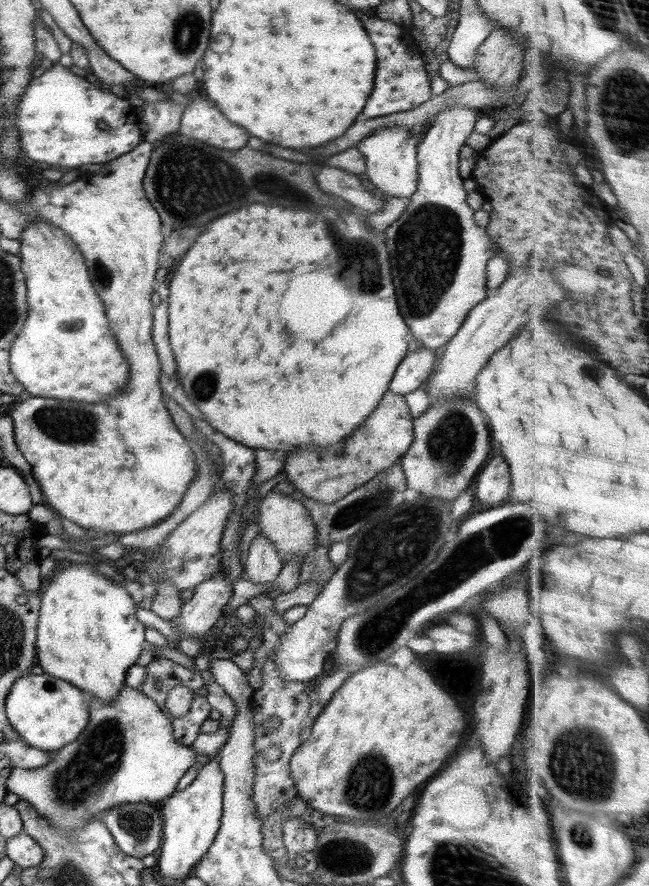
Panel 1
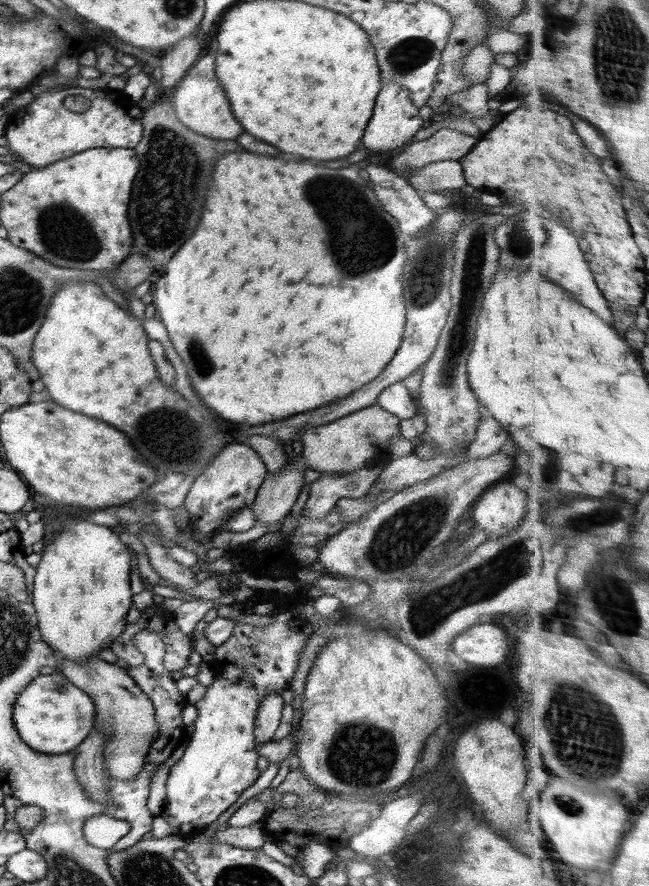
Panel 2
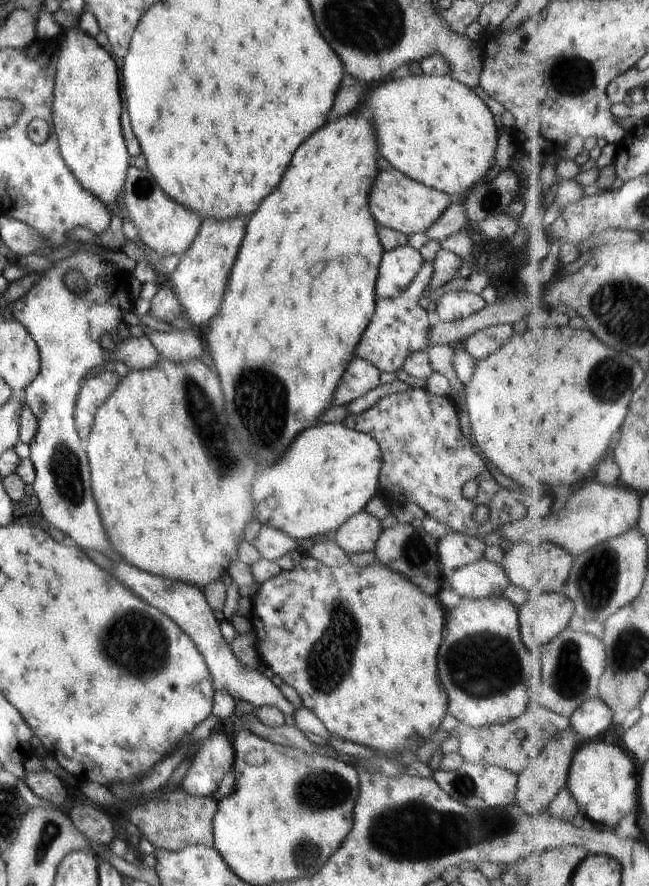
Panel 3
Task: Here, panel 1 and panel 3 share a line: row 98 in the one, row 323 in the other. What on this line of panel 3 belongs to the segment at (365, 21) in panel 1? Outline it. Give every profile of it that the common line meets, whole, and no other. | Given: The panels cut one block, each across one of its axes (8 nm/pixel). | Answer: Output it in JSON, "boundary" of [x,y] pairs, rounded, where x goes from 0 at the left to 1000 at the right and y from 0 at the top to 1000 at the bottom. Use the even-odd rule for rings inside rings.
{"boundary":[[[667,295],[653,296],[641,314],[616,331],[616,334],[604,339],[579,340],[576,354],[545,394],[545,402],[567,407],[582,418],[610,420],[630,400],[659,393],[658,372],[669,358],[664,349],[652,349],[644,344],[644,339],[650,335],[650,330],[658,327],[666,309],[669,309]]]}

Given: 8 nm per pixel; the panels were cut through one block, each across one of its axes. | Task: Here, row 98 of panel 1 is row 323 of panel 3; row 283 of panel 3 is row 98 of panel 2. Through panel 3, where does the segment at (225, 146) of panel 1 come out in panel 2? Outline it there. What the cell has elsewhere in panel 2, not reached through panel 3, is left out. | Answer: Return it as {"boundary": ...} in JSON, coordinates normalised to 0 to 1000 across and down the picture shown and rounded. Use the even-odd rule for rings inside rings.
{"boundary":[[[311,63],[287,80],[287,84],[270,97],[268,108],[262,113],[274,135],[304,151],[314,151],[324,156],[342,156],[342,158],[361,158],[376,147],[364,138],[364,133],[354,126],[354,115],[333,88],[330,81],[330,63]]]}

